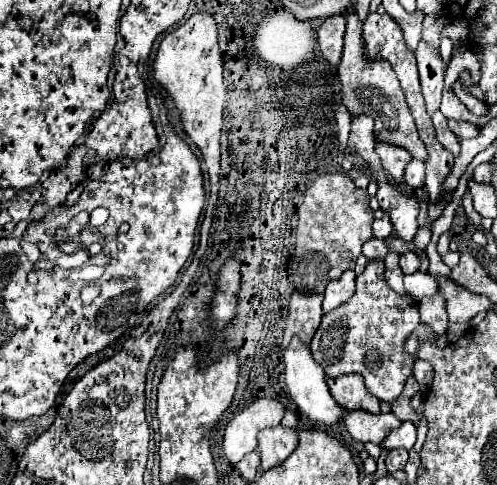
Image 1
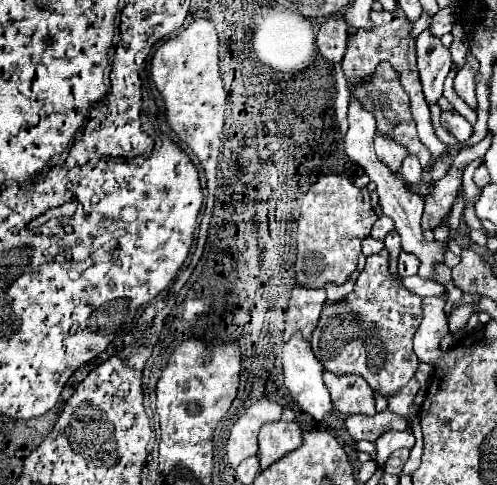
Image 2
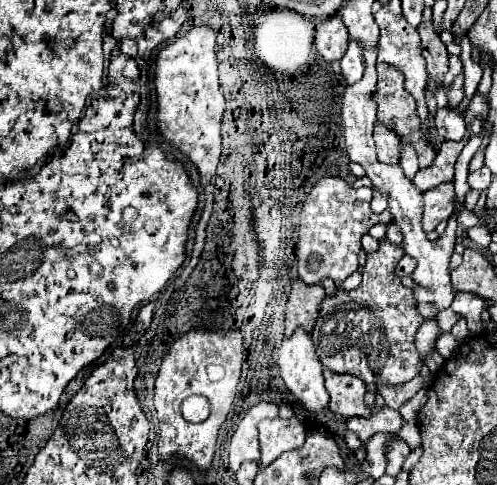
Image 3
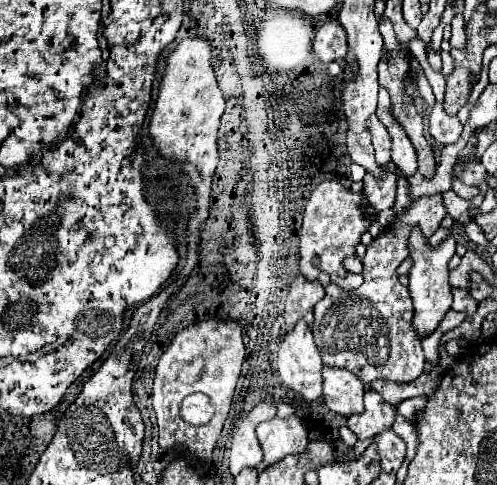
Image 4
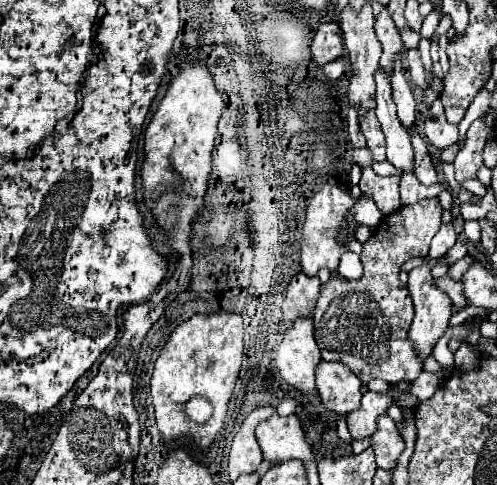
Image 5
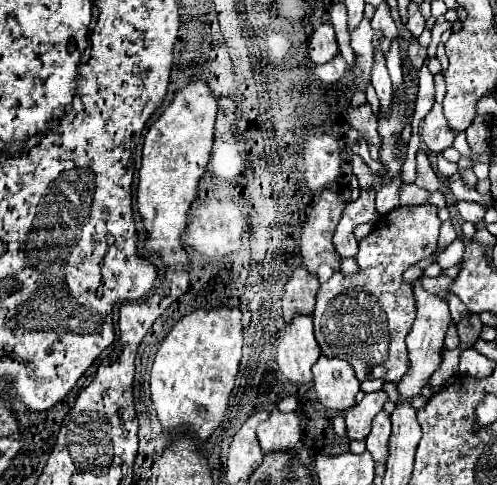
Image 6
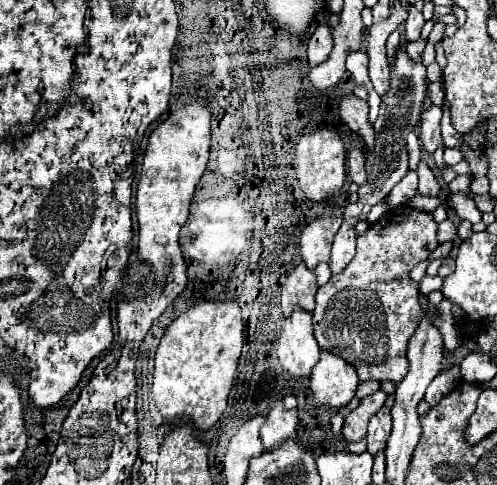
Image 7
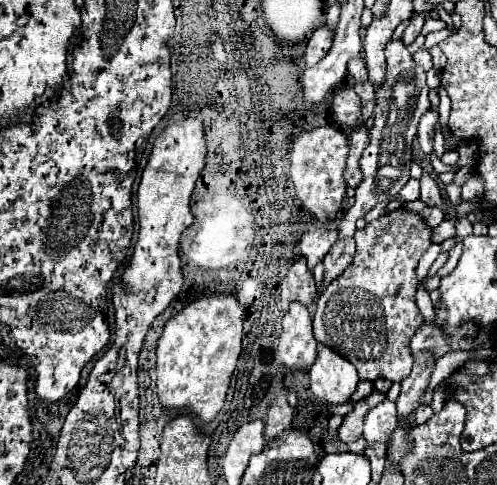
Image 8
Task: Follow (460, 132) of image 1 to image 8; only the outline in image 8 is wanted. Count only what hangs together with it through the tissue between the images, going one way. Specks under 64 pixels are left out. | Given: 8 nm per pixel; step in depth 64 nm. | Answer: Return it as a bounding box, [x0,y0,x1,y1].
[418,108,440,154]

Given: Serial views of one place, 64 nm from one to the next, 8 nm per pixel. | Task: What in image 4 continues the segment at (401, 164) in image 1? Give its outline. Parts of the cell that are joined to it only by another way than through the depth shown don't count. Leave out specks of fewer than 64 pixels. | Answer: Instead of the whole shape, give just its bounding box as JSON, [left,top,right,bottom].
[368,114,392,164]

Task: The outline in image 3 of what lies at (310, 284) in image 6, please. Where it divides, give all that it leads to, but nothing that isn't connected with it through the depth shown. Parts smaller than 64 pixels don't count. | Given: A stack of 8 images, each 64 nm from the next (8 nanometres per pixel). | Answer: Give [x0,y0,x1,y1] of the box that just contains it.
[284,280,325,334]

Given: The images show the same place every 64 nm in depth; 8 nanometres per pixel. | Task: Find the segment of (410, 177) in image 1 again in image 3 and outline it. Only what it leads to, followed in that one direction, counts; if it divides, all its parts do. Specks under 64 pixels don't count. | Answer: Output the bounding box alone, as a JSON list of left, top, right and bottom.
[400,142,418,180]

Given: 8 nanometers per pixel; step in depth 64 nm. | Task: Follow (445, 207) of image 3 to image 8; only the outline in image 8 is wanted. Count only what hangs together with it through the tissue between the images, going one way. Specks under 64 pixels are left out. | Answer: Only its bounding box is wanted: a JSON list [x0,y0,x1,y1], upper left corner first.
[314,208,432,382]

